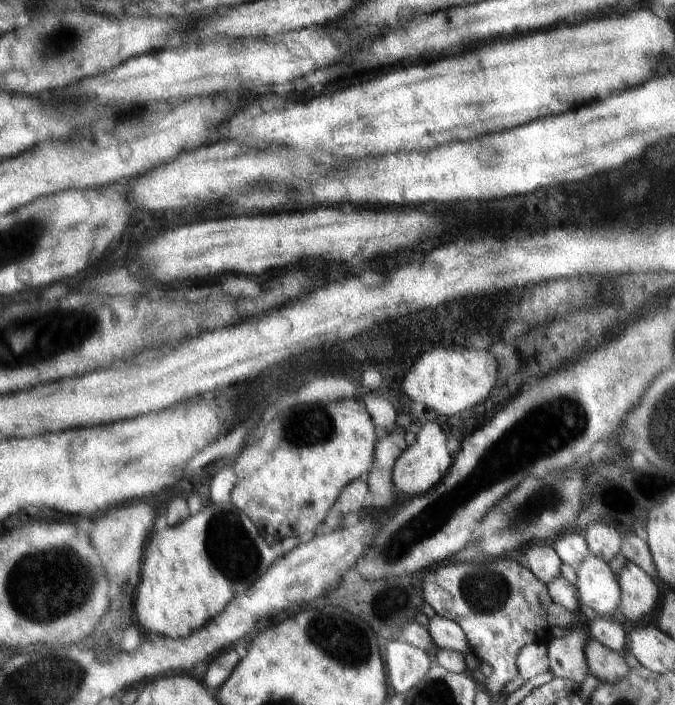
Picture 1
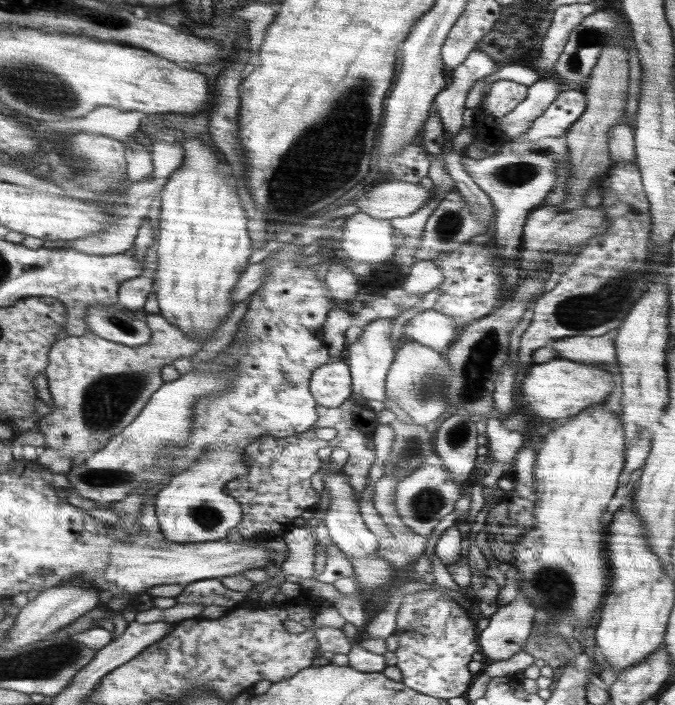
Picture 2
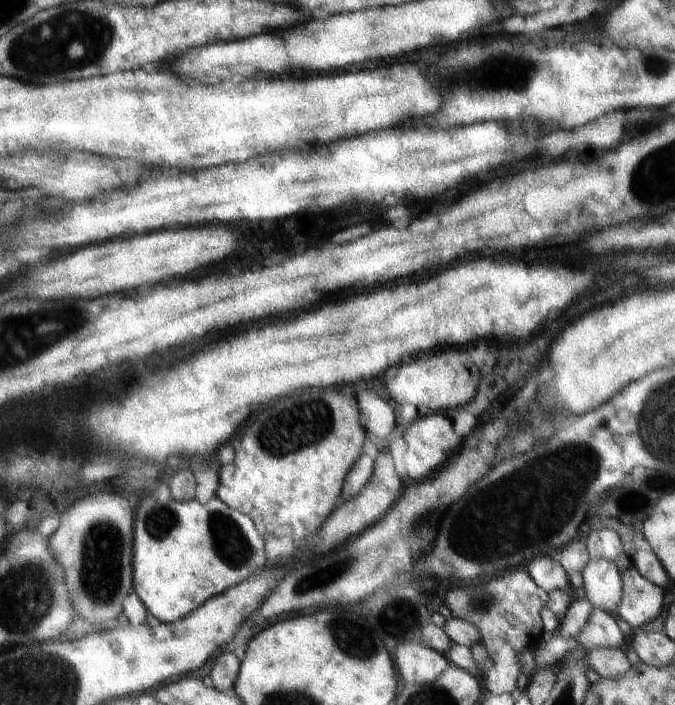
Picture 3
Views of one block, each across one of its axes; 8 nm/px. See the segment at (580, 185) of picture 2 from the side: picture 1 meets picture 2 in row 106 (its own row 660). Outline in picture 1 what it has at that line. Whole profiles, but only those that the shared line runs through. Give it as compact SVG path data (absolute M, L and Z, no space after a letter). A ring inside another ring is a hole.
M596 639L586 640L584 652L588 672L596 676L600 683L616 684L629 674L625 655L614 652Z

